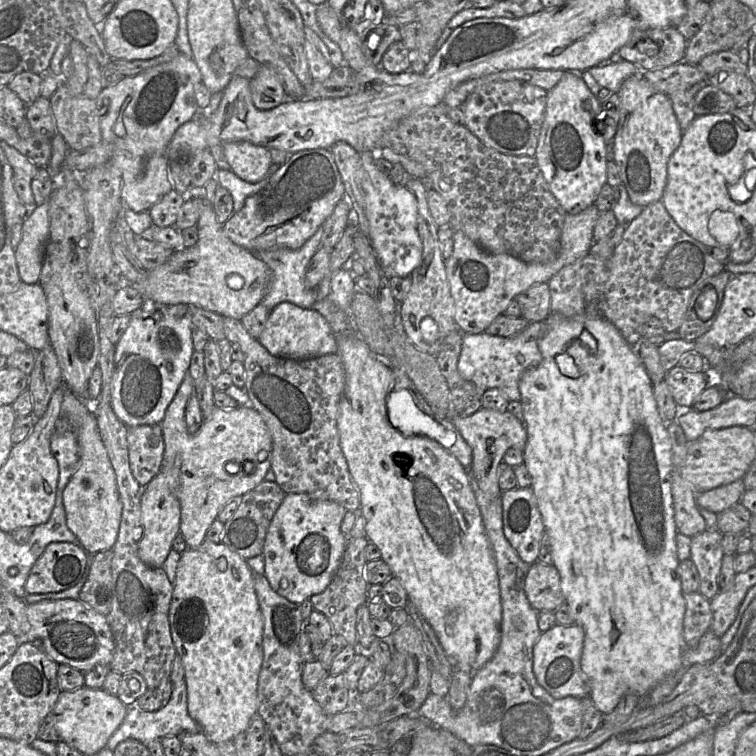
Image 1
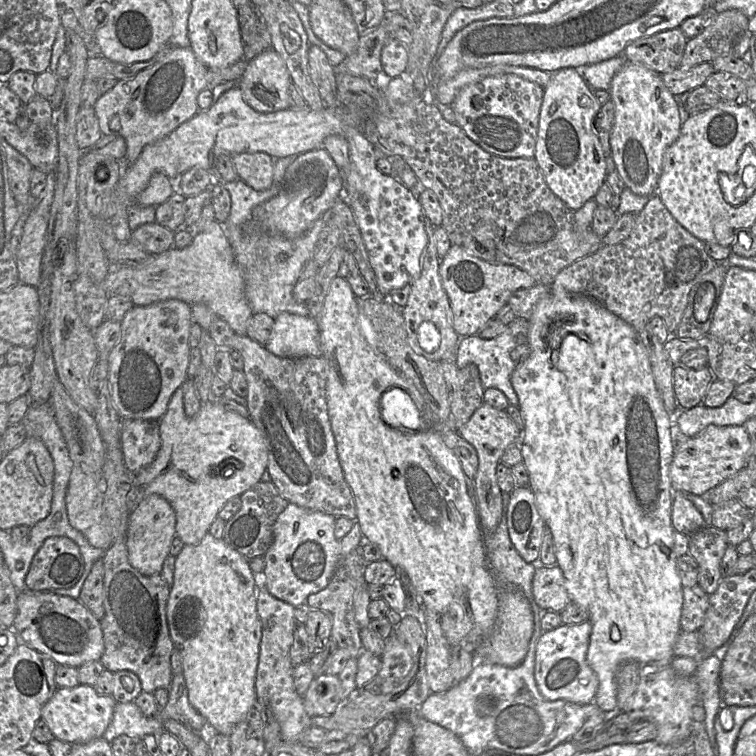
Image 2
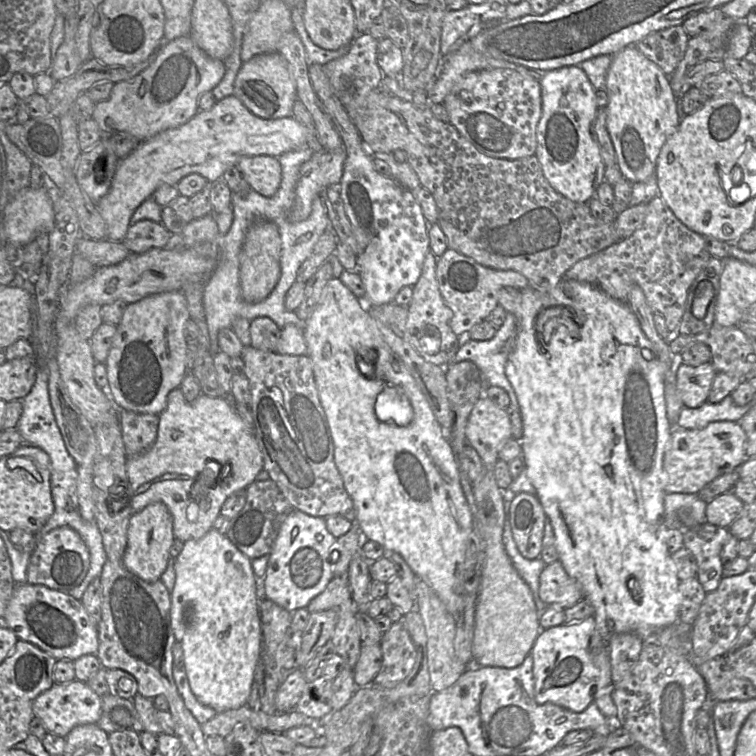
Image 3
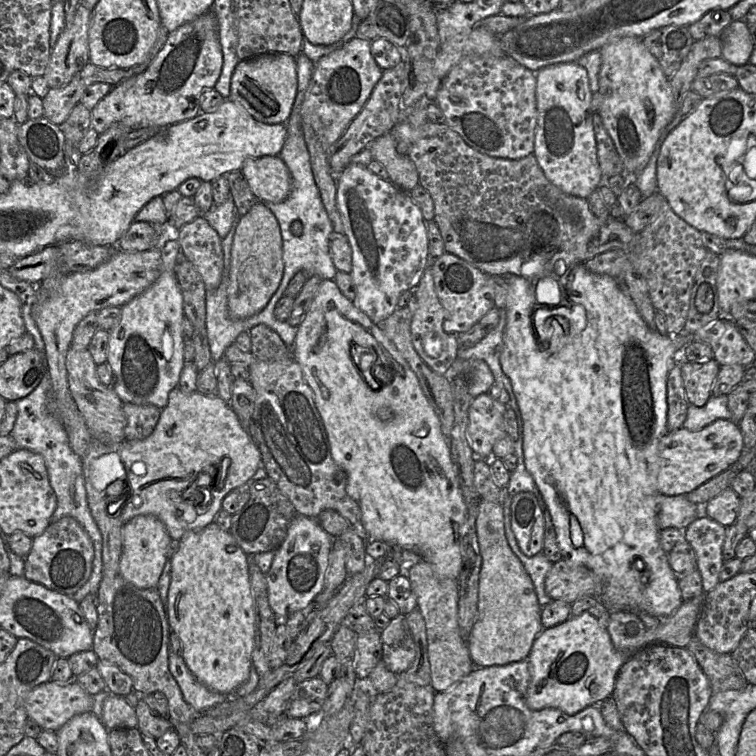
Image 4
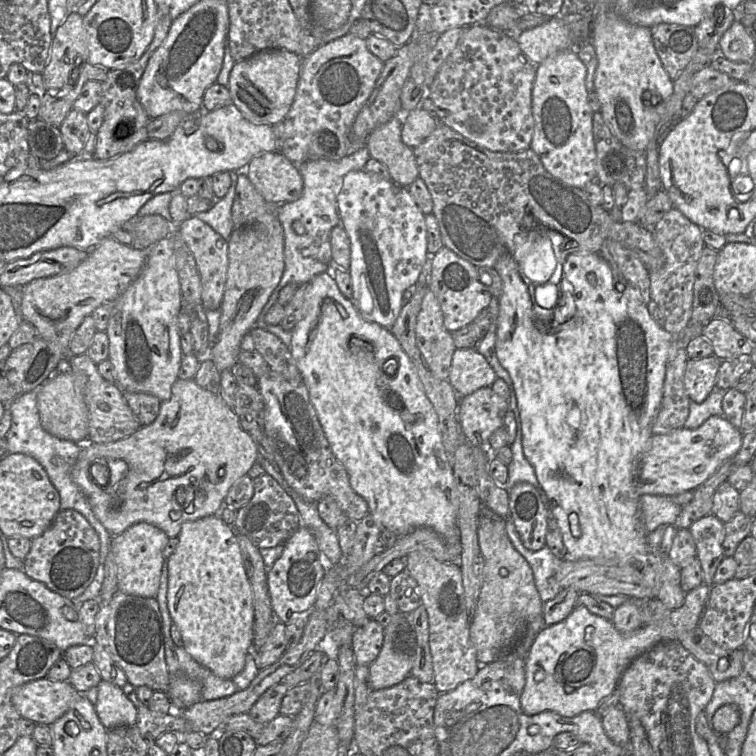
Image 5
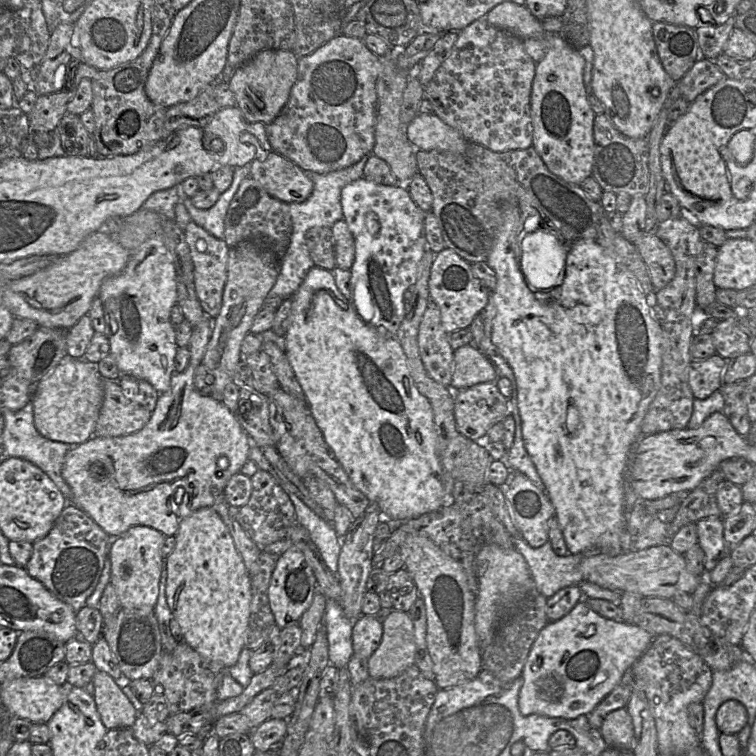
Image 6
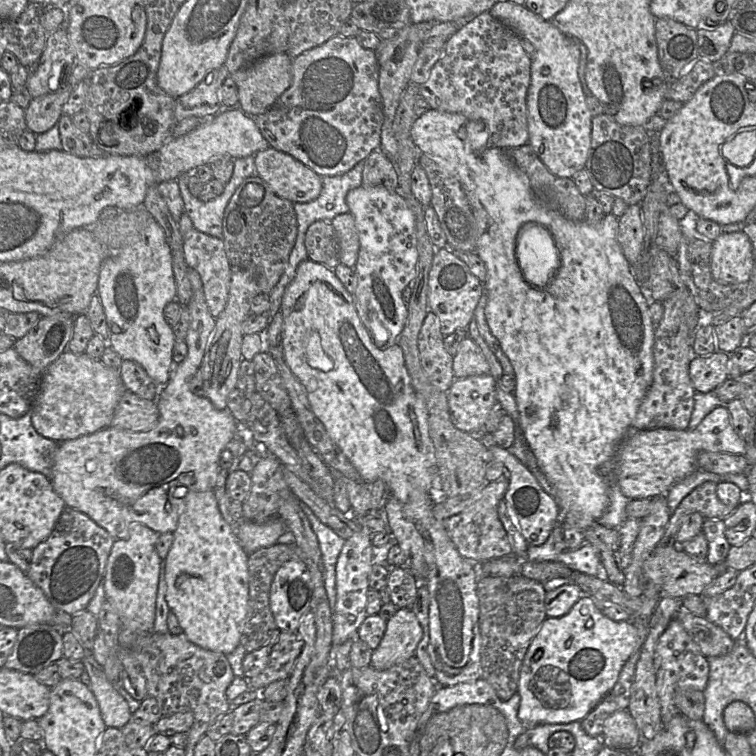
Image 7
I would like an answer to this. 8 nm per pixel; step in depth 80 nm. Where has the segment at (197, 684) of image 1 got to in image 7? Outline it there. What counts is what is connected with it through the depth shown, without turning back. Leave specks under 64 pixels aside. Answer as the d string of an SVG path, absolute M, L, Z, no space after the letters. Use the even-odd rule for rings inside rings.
M213 490L189 491L165 559L165 598L193 644L227 655L240 645L249 597L248 555L218 508Z

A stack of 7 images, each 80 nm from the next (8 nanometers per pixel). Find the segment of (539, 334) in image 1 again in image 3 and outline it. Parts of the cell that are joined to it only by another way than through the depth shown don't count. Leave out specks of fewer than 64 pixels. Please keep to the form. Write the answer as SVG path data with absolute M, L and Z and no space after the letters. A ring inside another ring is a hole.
M507 312L504 323L498 328L496 334L489 340L467 340L454 355L453 362L458 363L462 361L470 361L476 365L482 376L482 386L485 389L489 386L497 386L502 388L508 395L510 406L519 412L519 404L515 392L505 375L505 365L509 355L514 350L517 336L517 320L516 316Z

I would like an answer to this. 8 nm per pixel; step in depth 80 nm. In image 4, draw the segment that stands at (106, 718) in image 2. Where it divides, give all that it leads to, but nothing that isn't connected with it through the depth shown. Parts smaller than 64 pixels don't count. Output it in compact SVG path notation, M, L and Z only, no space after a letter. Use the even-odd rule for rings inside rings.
M74 679L67 683L52 680L36 686L25 699L28 718L34 720L42 730L56 732L71 718L86 712L92 712L93 700Z

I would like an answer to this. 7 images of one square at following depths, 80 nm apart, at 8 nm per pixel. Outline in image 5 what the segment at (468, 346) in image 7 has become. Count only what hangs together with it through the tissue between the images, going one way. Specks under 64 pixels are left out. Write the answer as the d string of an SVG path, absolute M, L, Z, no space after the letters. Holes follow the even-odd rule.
M456 348L448 382L454 391L463 397L482 387L490 387L497 376L483 355L475 348Z

